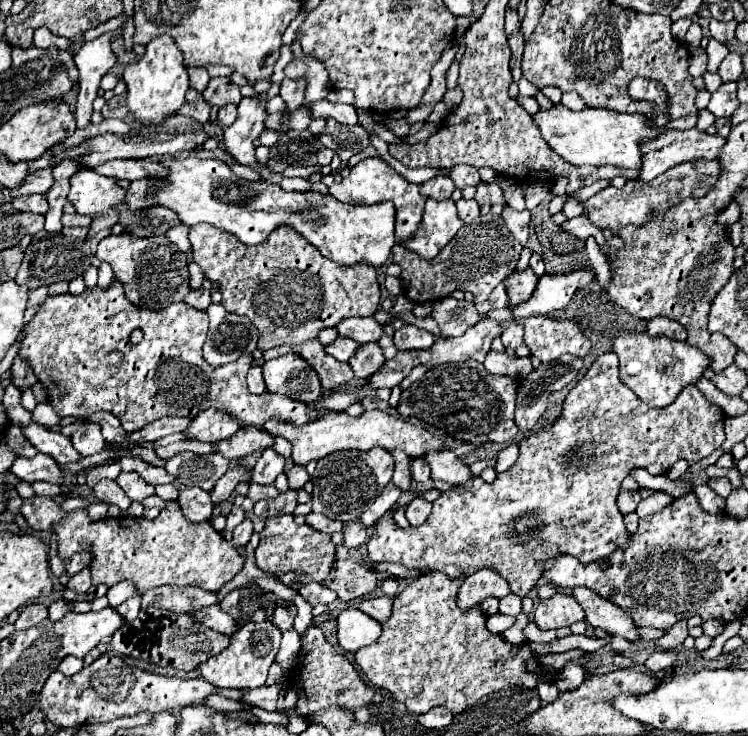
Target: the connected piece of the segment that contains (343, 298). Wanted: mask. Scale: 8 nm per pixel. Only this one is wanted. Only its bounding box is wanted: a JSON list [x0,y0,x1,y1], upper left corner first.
[190,224,382,348]

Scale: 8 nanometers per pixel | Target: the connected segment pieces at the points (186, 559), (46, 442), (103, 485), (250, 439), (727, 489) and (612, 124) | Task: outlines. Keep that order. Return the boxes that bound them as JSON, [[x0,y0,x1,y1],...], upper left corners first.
[[22,496,244,592],[22,424,82,464],[92,480,130,514],[216,428,274,458],[708,478,732,498],[532,104,660,170]]

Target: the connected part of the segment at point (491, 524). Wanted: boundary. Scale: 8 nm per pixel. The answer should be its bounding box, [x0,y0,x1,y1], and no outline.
[368,352,724,598]

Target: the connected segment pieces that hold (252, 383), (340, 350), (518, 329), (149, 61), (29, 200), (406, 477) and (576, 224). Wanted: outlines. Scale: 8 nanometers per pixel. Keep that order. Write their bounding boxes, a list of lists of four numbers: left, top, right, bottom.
[[248,366,266,394],[324,336,358,362],[502,322,524,348],[122,36,190,126],[12,194,48,214],[392,450,410,490],[560,214,606,250]]

